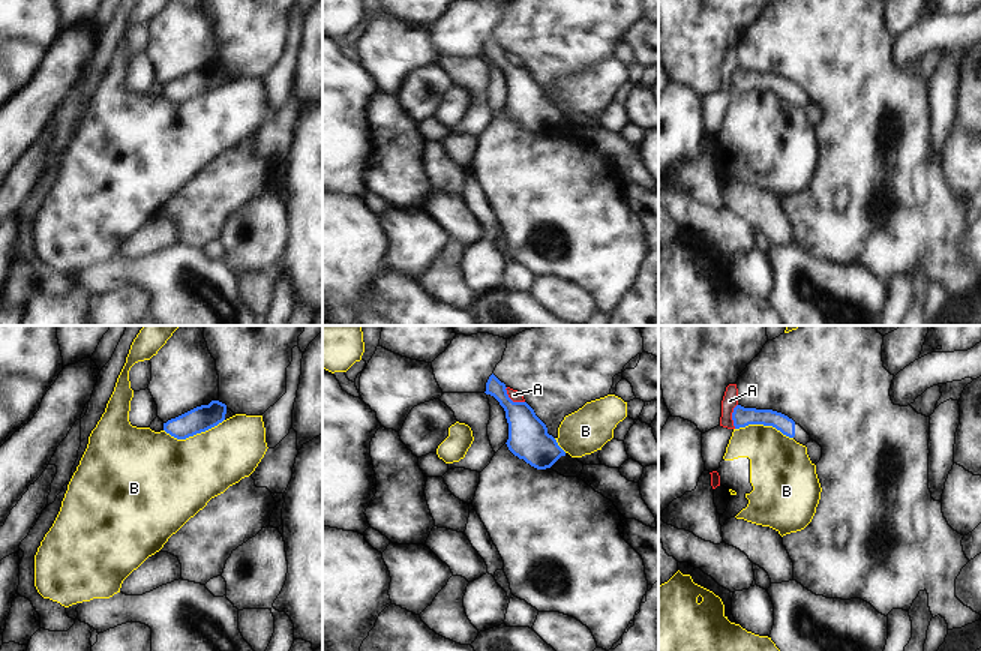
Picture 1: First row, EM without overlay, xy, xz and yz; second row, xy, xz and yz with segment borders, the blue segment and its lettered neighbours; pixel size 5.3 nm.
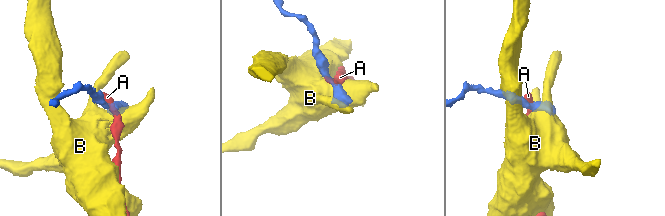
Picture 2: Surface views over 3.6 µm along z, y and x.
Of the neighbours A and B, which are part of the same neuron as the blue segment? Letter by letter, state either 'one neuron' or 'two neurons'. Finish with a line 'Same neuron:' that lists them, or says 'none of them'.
A: two neurons
B: two neurons
Same neuron: none of them

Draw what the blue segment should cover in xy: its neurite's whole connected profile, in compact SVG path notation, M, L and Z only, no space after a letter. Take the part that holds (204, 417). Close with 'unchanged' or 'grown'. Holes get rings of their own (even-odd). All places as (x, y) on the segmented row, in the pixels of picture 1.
M212 400L164 423L164 430L177 440L206 432L225 420L226 405Z; unchanged

